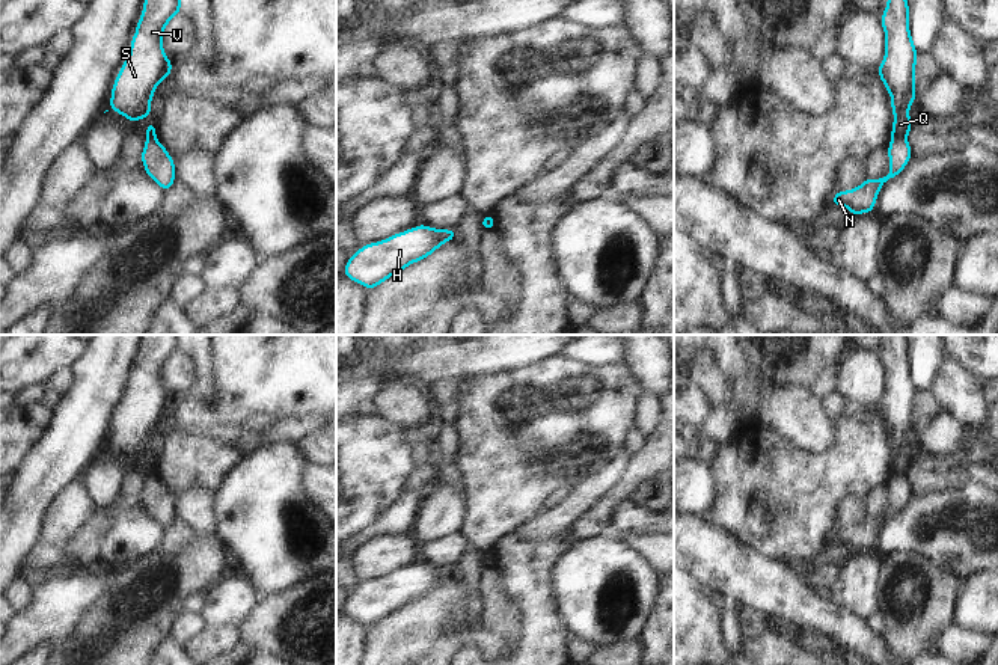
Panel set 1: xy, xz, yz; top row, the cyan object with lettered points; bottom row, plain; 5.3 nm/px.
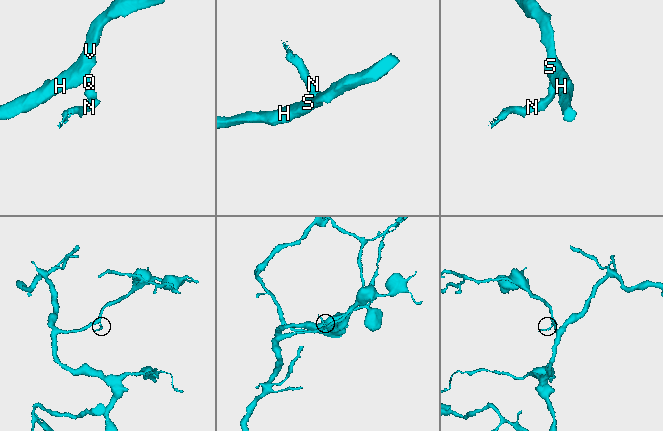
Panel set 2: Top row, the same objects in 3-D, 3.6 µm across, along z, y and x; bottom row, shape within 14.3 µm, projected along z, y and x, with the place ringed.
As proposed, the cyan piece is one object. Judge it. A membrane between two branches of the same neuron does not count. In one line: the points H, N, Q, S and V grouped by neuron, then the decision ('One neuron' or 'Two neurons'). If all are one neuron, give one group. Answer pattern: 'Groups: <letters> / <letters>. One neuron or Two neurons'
Groups: H Q S V / N. Two neurons.

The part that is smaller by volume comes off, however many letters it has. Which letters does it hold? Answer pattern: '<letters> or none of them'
N.

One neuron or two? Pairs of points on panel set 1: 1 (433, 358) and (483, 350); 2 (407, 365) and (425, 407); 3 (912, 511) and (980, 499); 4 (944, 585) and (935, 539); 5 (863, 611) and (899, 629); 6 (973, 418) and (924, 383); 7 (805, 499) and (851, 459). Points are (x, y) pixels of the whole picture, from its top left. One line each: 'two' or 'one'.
1: one
2: two
3: one
4: two
5: two
6: two
7: one

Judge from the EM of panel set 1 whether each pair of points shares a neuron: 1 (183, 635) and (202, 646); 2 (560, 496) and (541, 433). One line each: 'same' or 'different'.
1: different
2: different

